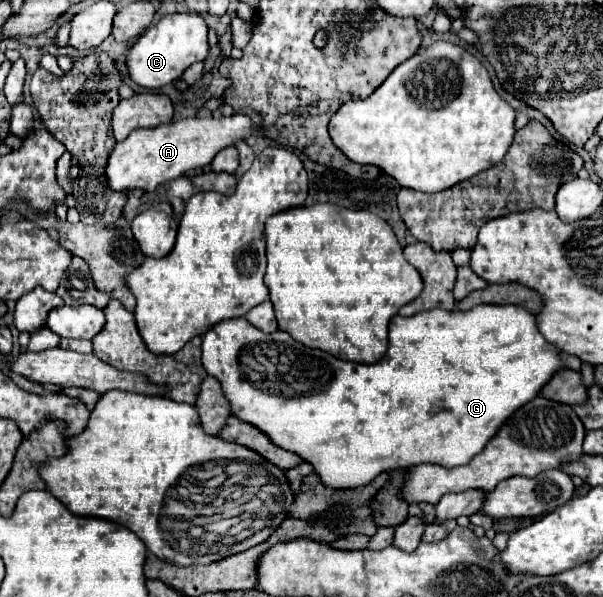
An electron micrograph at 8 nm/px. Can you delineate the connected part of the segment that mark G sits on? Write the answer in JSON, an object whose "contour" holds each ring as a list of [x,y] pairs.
{"contour":[[[476,306],[474,310],[460,312],[460,310],[426,310],[416,316],[394,316],[390,320],[390,340],[386,356],[378,364],[358,364],[358,362],[346,362],[340,358],[330,356],[328,352],[308,348],[296,340],[292,340],[290,334],[276,330],[272,334],[266,334],[258,328],[254,328],[246,318],[230,318],[222,320],[216,326],[212,326],[204,338],[202,338],[202,364],[210,376],[214,376],[222,384],[222,392],[230,402],[232,416],[242,418],[242,422],[250,422],[252,426],[258,426],[258,430],[264,430],[268,438],[282,446],[284,450],[290,450],[298,454],[304,462],[314,466],[314,472],[318,474],[320,482],[328,488],[358,488],[370,484],[378,474],[398,470],[398,468],[410,468],[414,464],[438,464],[438,466],[462,466],[470,462],[476,454],[484,450],[488,440],[494,436],[494,432],[504,424],[504,420],[512,414],[512,410],[518,410],[518,406],[530,402],[538,396],[540,388],[548,382],[548,378],[562,368],[560,352],[544,342],[542,334],[536,328],[536,318],[522,310],[522,306]]]}

